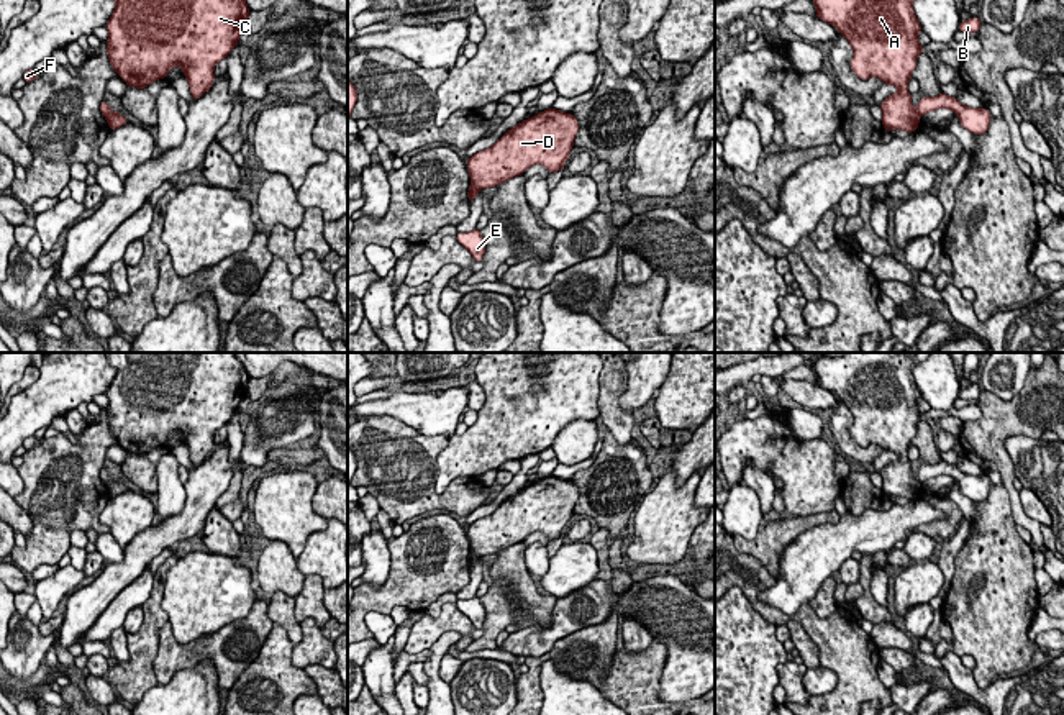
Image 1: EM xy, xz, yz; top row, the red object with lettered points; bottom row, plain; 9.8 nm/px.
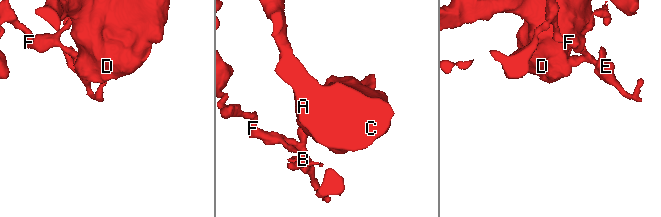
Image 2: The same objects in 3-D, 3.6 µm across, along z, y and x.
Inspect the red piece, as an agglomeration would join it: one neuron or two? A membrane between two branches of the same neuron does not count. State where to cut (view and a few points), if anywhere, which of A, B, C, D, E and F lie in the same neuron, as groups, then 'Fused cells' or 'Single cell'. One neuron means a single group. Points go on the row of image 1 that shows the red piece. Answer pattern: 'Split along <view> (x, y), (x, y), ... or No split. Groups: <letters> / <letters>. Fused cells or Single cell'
Split along yz (915, 112), (920, 115). Groups: A C D / B E F. Fused cells

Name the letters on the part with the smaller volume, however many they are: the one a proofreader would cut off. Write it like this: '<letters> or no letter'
B, E, F

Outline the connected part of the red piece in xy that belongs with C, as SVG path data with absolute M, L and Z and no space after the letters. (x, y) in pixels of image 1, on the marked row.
M115 0L107 30L107 54L128 87L146 89L151 82L167 77L172 66L180 66L189 80L192 98L200 98L213 85L215 66L225 59L248 30L249 8L246 0Z

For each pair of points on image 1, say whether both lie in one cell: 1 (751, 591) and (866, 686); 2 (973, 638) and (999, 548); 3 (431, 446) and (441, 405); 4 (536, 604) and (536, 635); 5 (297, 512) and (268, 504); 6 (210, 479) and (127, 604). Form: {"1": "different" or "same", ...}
{"1": "same", "2": "same", "3": "different", "4": "different", "5": "same", "6": "different"}

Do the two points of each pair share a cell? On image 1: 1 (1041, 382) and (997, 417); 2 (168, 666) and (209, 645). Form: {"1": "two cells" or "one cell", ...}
{"1": "one cell", "2": "one cell"}

